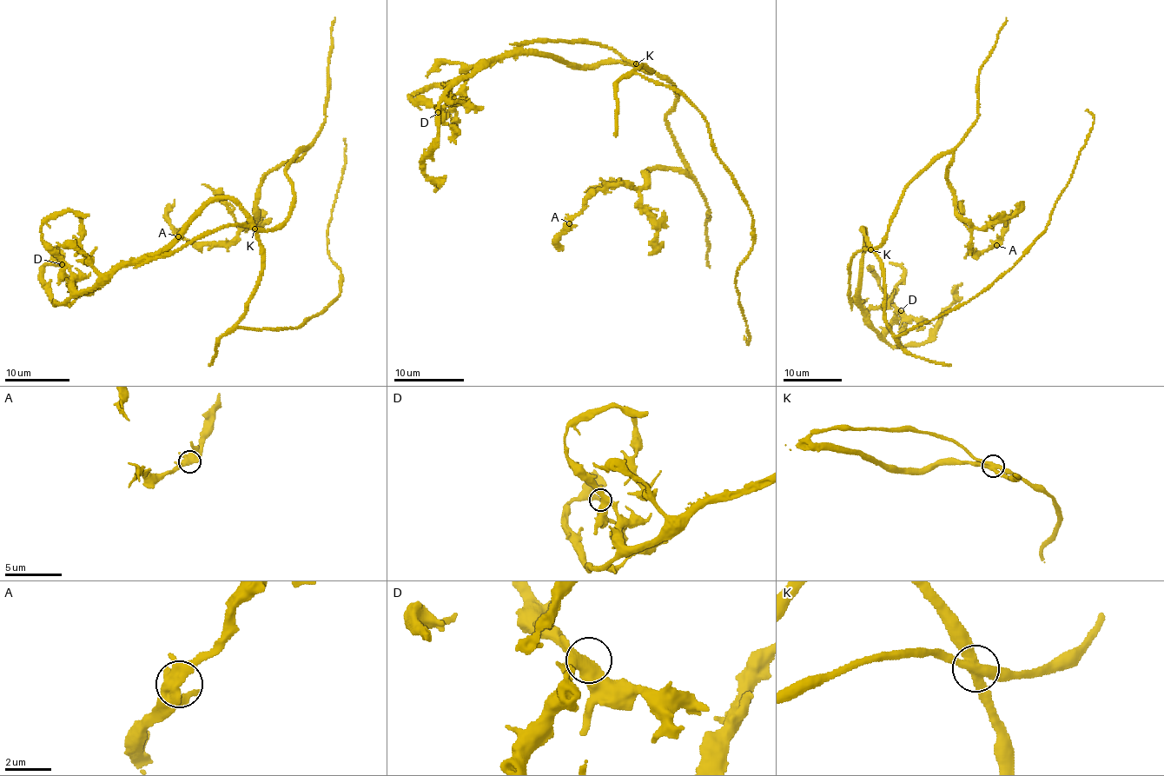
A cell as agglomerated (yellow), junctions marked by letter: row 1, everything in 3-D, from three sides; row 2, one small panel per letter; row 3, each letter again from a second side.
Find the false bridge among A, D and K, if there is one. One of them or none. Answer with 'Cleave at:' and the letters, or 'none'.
Cleave at: K

